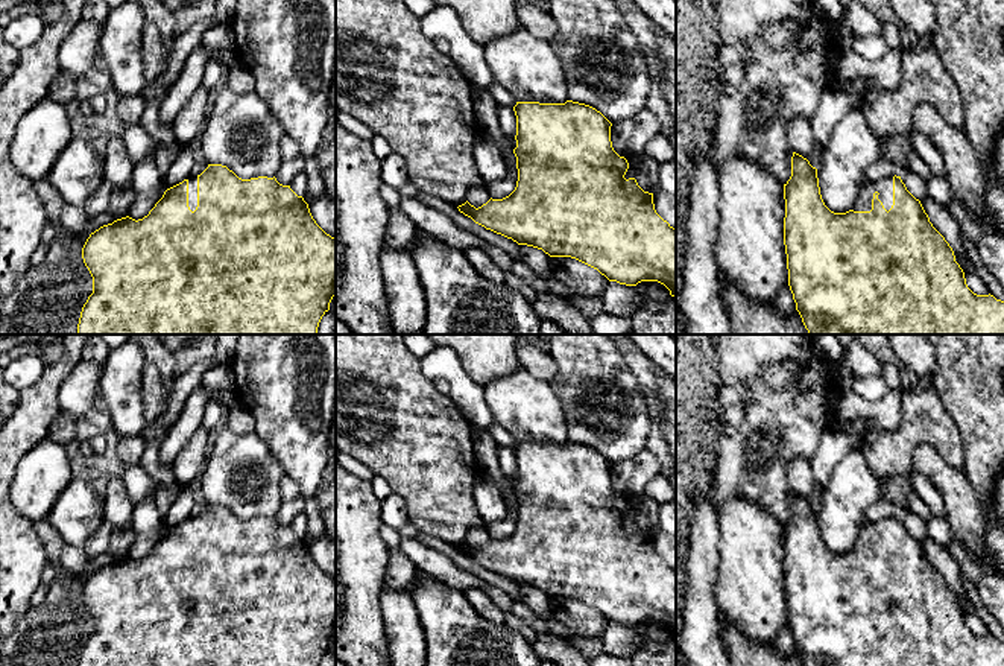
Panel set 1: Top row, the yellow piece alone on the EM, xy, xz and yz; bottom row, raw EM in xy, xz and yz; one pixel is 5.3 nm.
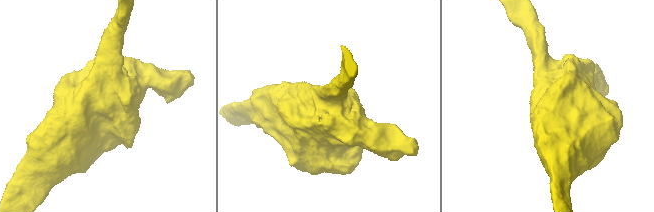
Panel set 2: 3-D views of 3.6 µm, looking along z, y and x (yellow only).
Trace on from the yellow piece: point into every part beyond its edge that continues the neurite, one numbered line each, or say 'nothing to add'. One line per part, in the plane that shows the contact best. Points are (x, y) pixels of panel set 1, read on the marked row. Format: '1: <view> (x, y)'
1: yz (884, 186)

